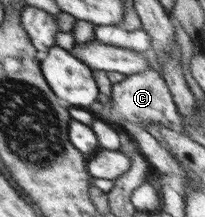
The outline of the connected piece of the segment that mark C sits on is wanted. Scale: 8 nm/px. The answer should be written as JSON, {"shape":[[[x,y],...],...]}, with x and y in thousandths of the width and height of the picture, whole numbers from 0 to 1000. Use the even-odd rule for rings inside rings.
{"shape":[[[732,318],[605,359],[600,378],[551,387],[541,429],[537,456],[498,442],[473,470],[449,479],[449,516],[527,571],[585,571],[585,553],[615,544],[615,553],[673,567],[698,585],[712,567],[756,562],[902,618],[893,548],[863,512],[839,429],[820,415],[795,355],[761,323]]]}

